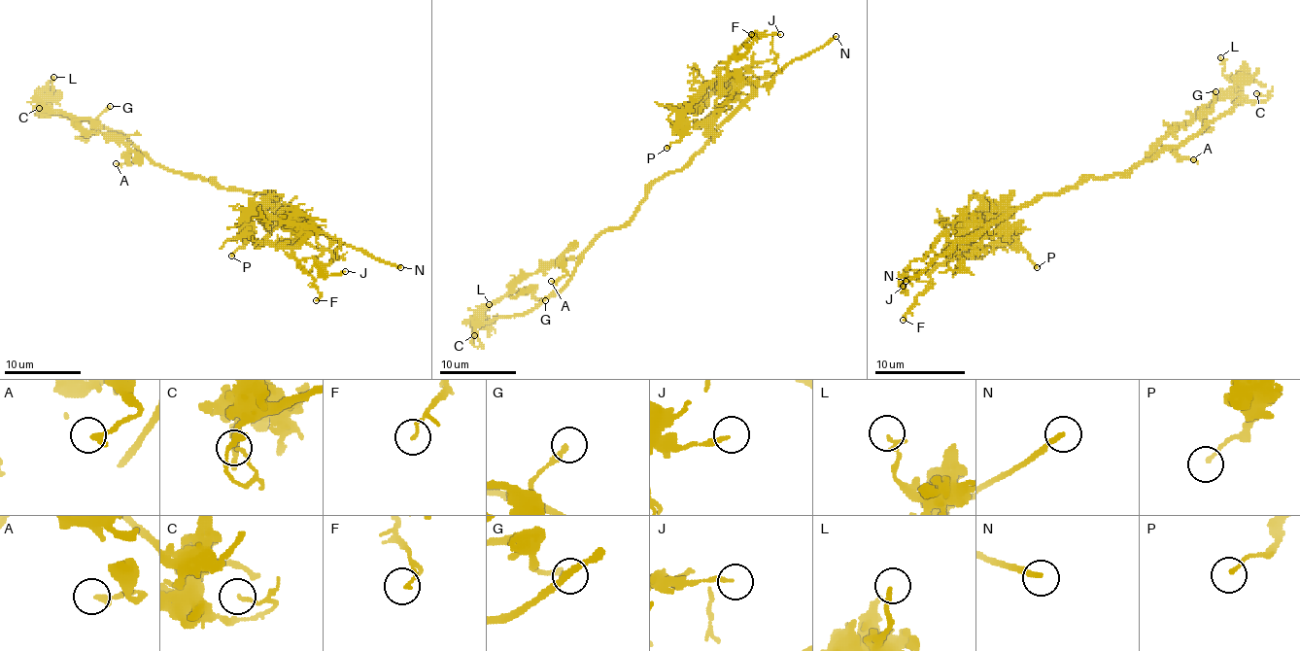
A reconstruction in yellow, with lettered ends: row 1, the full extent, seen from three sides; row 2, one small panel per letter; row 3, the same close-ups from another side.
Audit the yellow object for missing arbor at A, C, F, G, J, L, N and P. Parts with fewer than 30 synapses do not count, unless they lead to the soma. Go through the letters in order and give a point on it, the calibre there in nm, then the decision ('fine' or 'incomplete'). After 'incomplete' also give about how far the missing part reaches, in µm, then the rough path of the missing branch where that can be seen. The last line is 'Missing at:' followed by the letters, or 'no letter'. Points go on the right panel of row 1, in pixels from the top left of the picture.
A: (1193, 159) | 220 nm | fine
C: (1256, 93) | 130 nm | fine
F: (903, 320) | 130 nm | fine
G: (1215, 91) | 200 nm | fine
J: (903, 286) | 190 nm | fine
L: (1220, 57) | 190 nm | fine
N: (906, 281) | 220 nm | incomplete | 40 µm
P: (1037, 267) | 140 nm | fine
Missing at: N

